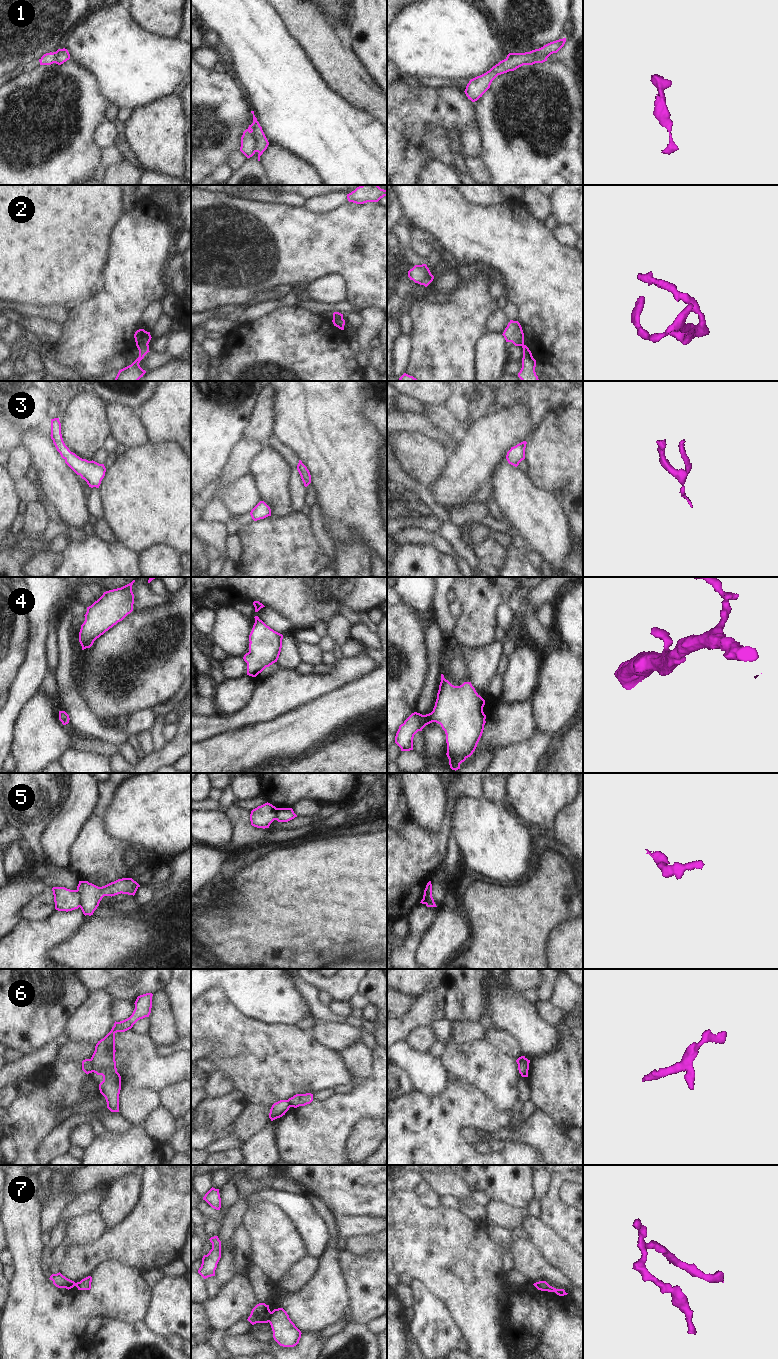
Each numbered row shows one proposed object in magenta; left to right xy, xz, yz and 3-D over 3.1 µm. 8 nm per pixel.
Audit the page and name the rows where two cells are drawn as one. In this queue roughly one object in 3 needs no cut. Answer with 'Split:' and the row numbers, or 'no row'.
Split: 1, 2, 5, 6, 7.

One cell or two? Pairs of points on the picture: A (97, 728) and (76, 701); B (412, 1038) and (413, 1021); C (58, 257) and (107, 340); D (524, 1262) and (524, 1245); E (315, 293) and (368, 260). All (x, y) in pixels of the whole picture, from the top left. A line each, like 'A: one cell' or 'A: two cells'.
A: one cell
B: two cells
C: two cells
D: one cell
E: two cells

